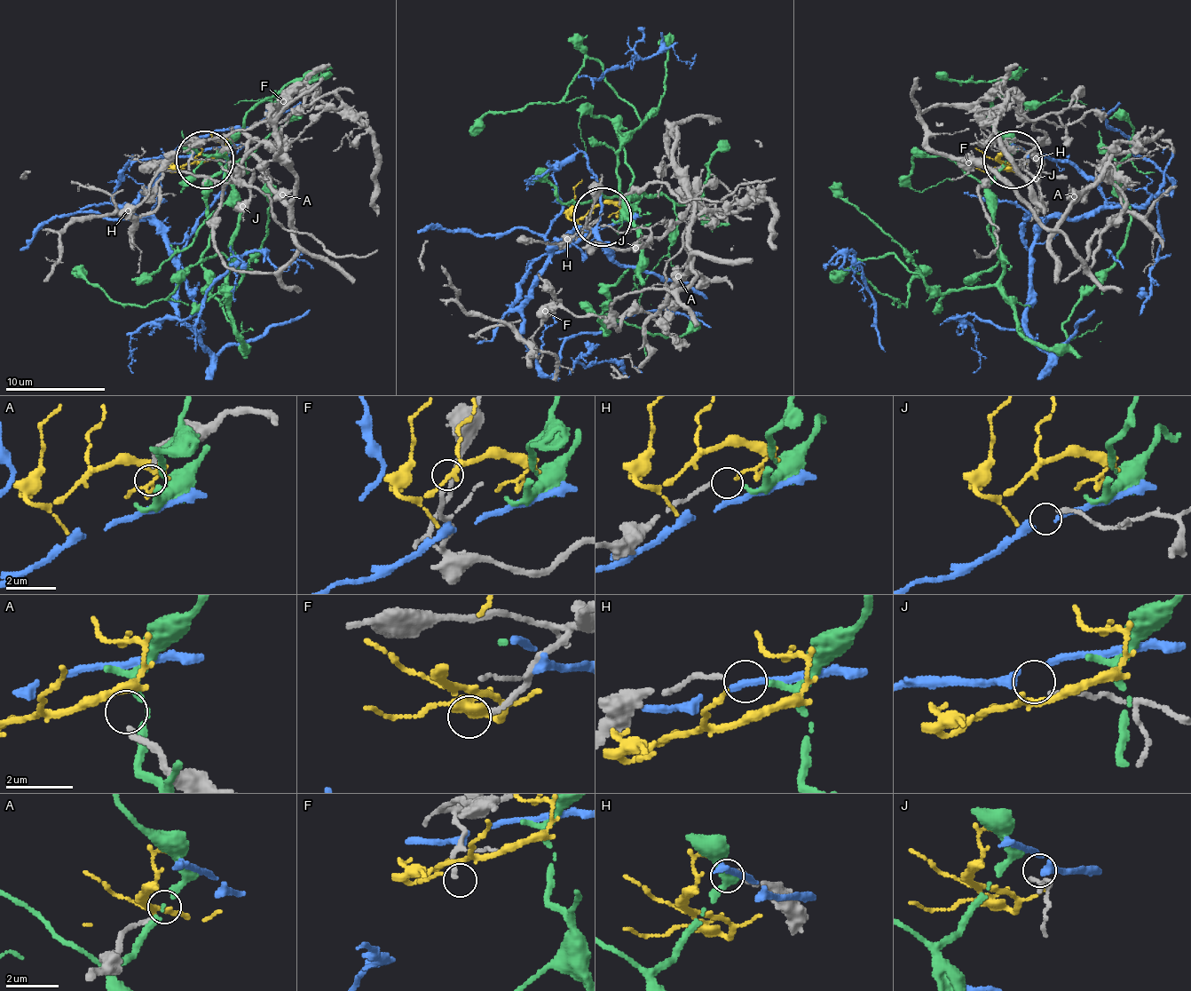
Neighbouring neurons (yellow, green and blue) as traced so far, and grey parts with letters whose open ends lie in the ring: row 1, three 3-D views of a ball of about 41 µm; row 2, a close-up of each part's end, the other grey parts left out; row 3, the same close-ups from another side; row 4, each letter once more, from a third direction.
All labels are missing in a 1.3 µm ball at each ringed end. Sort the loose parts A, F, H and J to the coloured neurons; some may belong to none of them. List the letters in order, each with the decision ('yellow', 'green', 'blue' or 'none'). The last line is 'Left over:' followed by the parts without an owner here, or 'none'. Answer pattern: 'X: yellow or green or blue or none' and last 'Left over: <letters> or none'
A: none
F: none
H: green
J: blue
Left over: A, F

